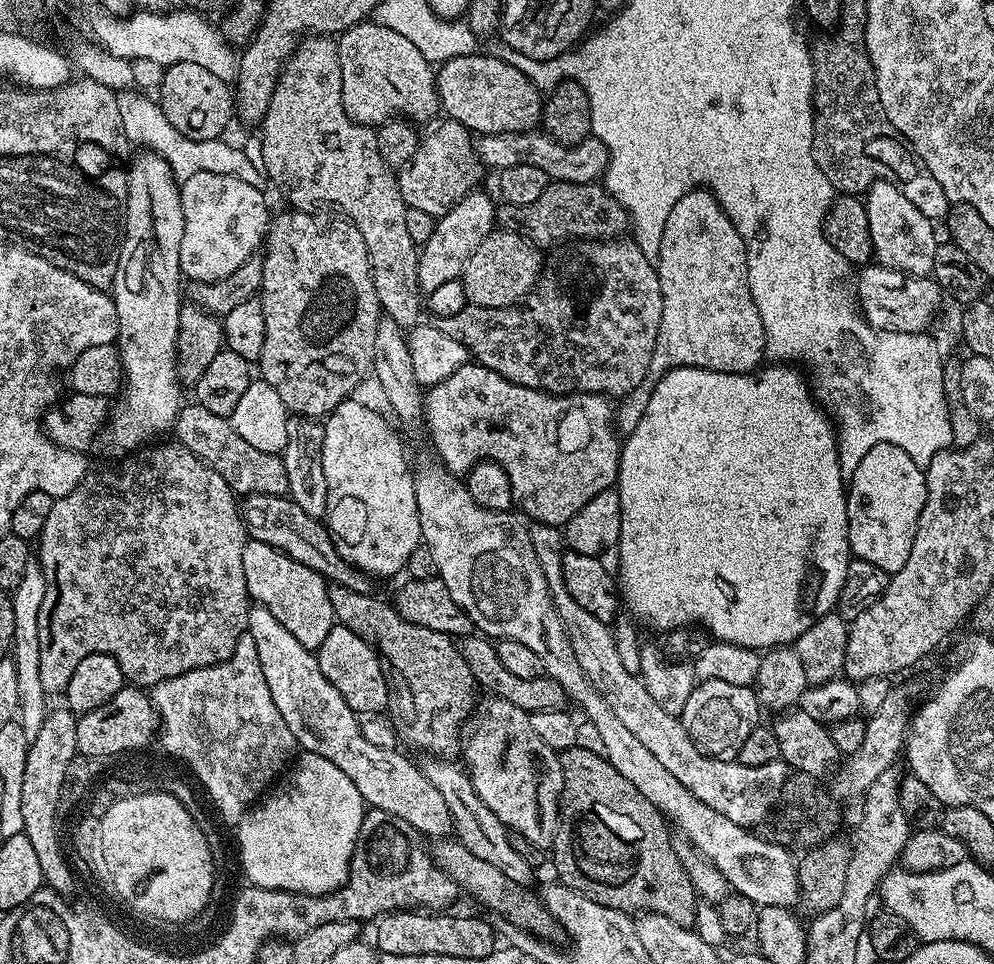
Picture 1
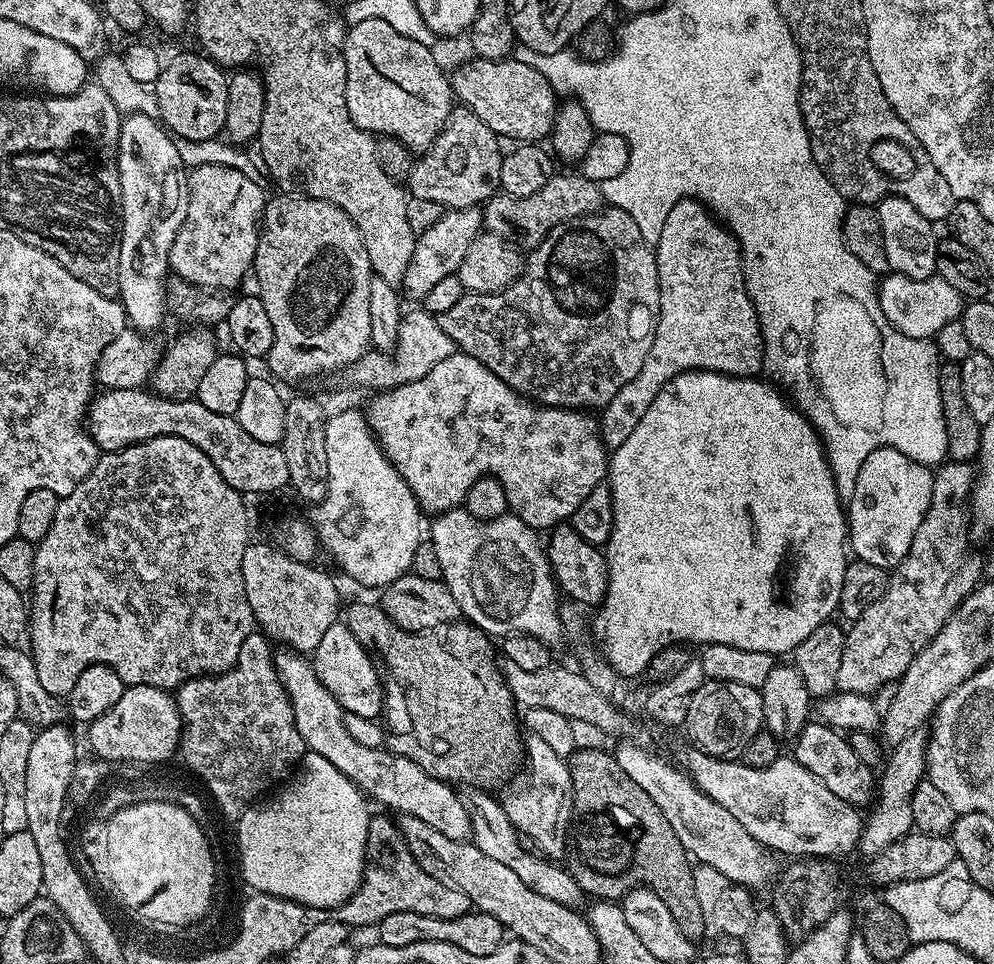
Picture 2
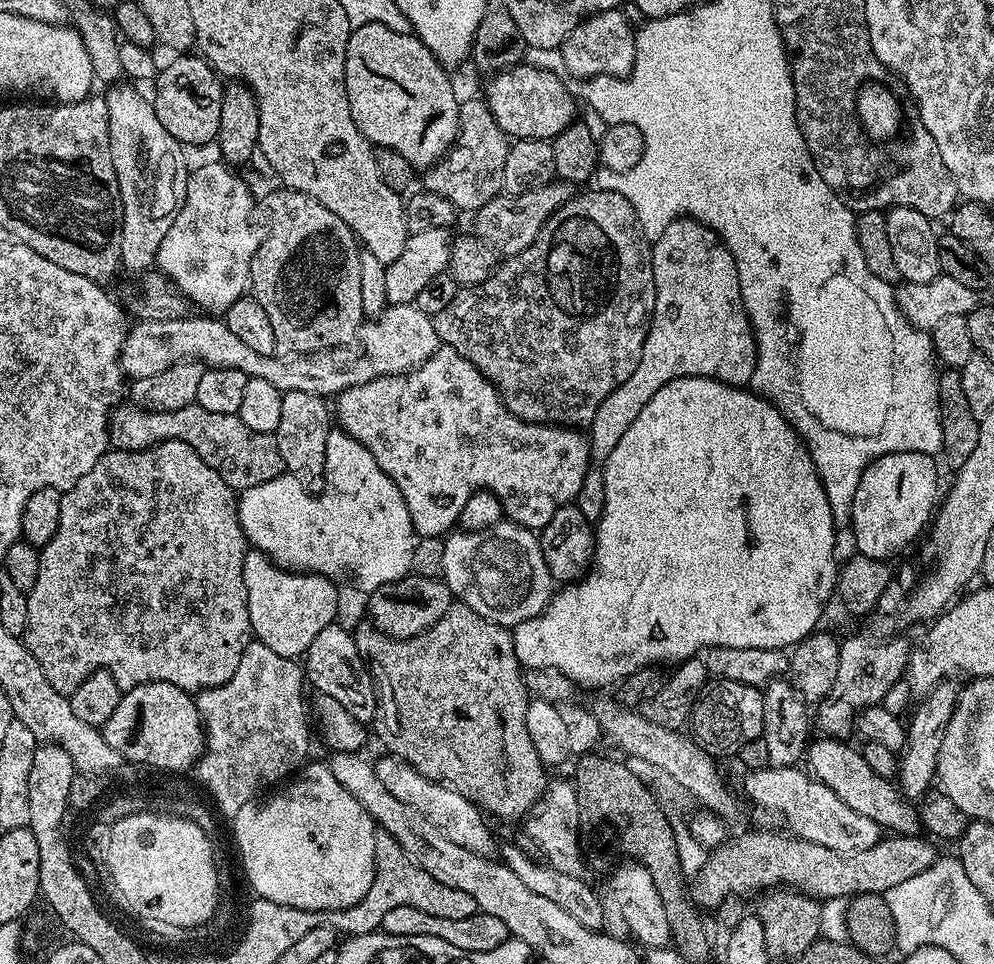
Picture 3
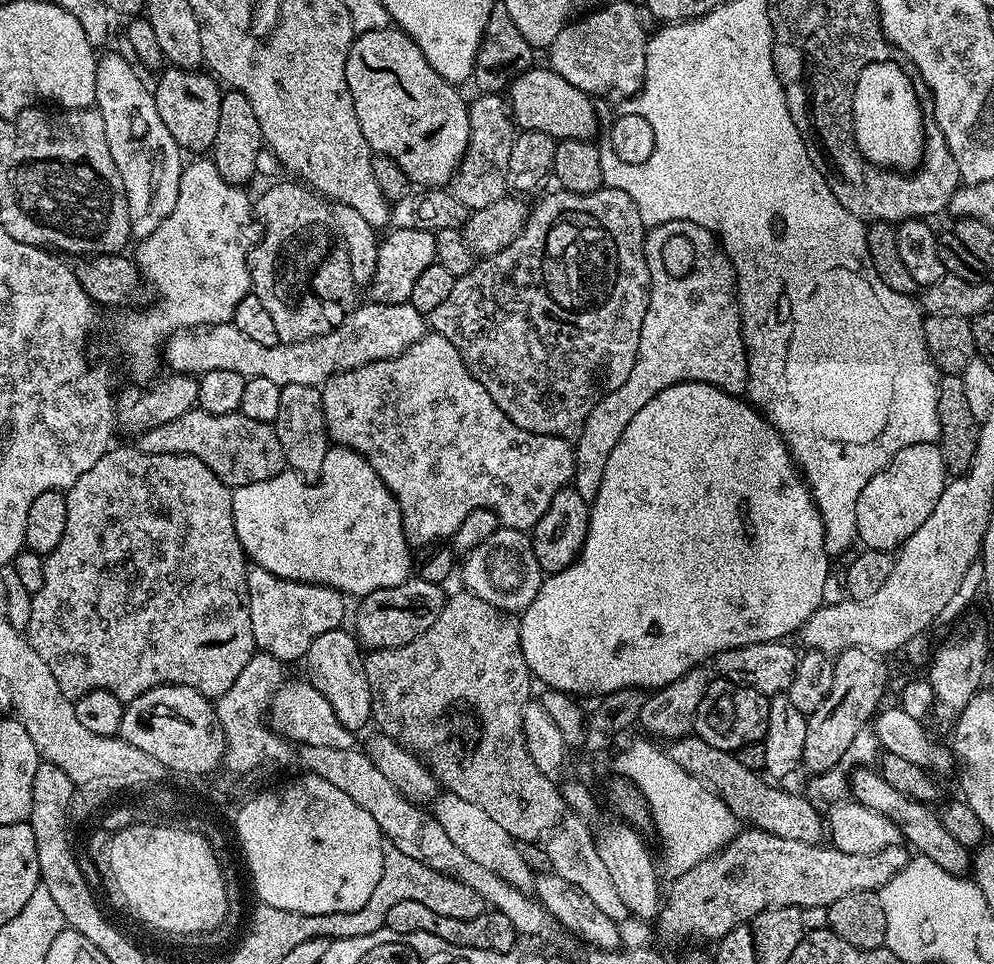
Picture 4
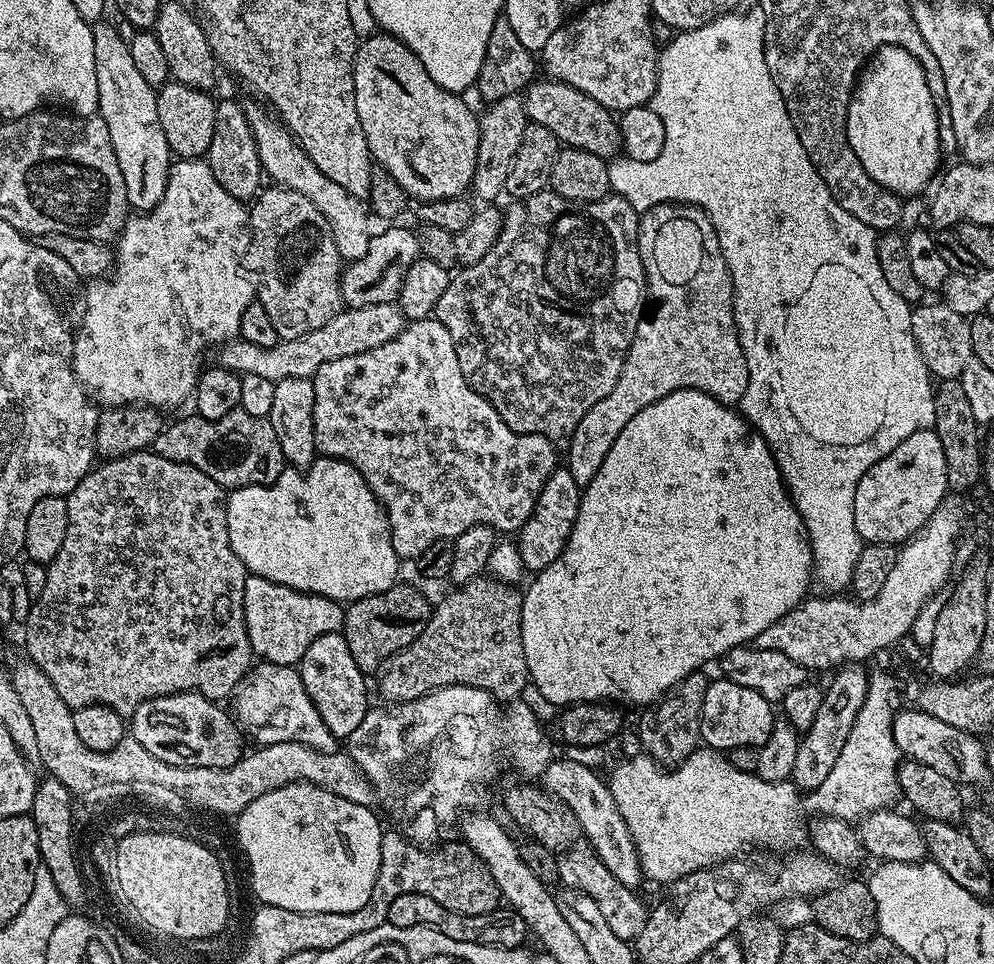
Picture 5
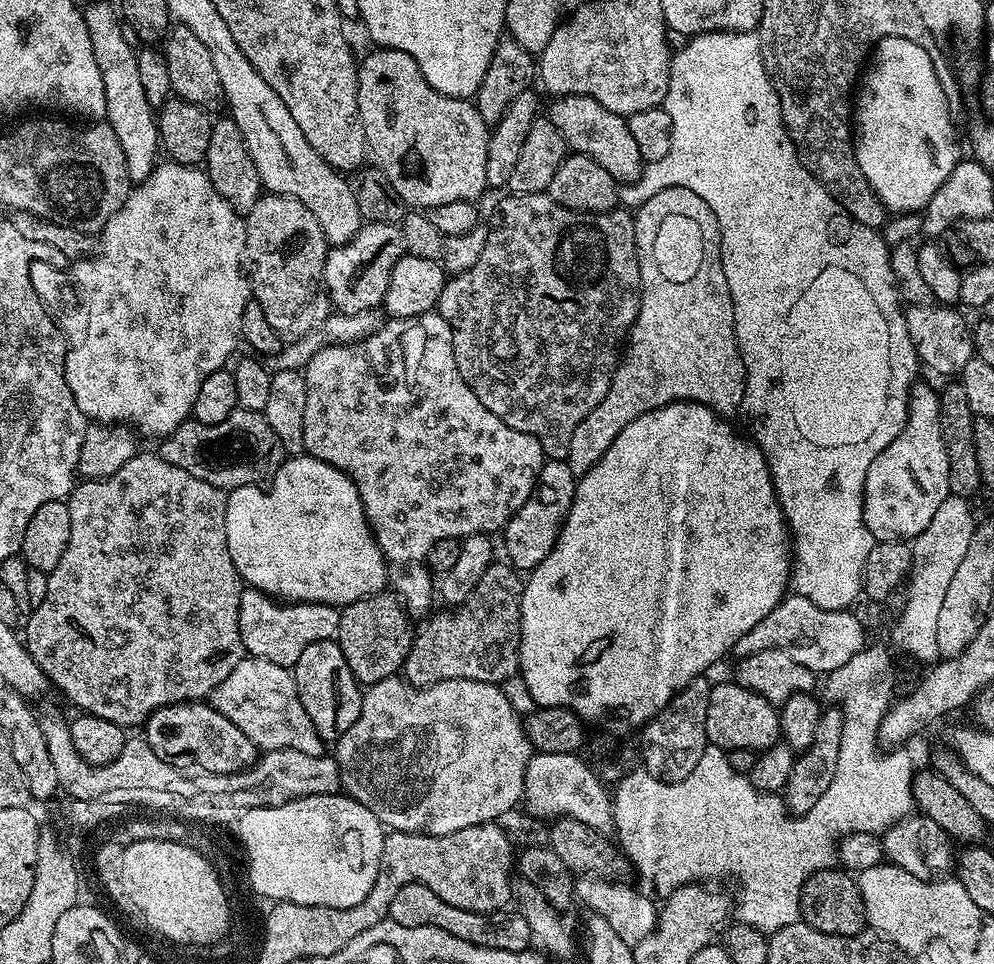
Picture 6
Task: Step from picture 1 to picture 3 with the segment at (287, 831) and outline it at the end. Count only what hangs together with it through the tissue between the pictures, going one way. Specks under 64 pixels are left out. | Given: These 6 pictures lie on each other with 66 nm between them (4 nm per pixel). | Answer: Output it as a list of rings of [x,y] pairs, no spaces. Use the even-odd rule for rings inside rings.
[[[305,763],[298,775],[289,779],[280,789],[281,792],[265,800],[255,798],[249,801],[230,820],[232,832],[236,835],[236,848],[244,863],[244,872],[252,883],[252,892],[259,899],[302,910],[333,912],[339,908],[352,908],[367,894],[374,882],[374,842],[378,831],[376,821],[364,809],[362,802],[358,802],[358,798],[354,798],[354,794],[350,794],[350,790],[346,790],[338,778],[334,778],[327,763]]]

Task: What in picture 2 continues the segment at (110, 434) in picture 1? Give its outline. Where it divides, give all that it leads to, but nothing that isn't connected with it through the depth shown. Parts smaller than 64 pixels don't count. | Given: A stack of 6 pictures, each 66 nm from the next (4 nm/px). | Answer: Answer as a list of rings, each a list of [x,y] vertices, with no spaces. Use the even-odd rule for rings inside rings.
[[[128,114],[121,119],[120,133],[118,134],[118,154],[116,155],[118,162],[118,174],[120,175],[120,257],[118,258],[118,286],[120,287],[120,295],[118,297],[124,306],[124,314],[127,323],[133,329],[139,330],[141,333],[147,334],[151,328],[159,326],[163,320],[166,320],[166,309],[164,307],[164,281],[170,275],[170,254],[174,246],[174,238],[178,234],[178,230],[182,230],[182,222],[186,218],[186,206],[188,205],[188,176],[186,175],[186,166],[180,157],[180,151],[177,143],[165,132],[159,123],[153,117],[141,116],[139,114]]]

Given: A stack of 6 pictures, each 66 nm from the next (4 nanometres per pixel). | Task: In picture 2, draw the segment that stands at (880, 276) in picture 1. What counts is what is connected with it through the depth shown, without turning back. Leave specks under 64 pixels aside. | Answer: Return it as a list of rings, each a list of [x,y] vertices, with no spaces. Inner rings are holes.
[[[892,272],[883,277],[884,281],[878,284],[878,299],[880,309],[889,324],[892,324],[906,338],[918,338],[919,340],[932,340],[951,320],[960,319],[964,310],[965,297],[950,286],[942,277],[933,274],[930,278],[906,278],[902,274]]]

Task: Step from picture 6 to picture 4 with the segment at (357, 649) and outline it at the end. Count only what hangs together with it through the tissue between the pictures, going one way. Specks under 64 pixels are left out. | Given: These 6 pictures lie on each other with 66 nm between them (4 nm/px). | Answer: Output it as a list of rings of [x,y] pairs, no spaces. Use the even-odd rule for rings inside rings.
[[[415,578],[403,580],[398,586],[386,590],[374,590],[359,601],[360,609],[356,612],[354,635],[365,649],[397,648],[414,642],[430,626],[434,626],[438,614],[446,599],[445,589],[434,582],[422,582]]]

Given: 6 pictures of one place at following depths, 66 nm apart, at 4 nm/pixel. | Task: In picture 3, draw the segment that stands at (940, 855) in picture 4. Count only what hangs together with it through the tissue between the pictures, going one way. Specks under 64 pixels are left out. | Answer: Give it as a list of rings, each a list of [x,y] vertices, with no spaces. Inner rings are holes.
[[[816,738],[808,745],[806,764],[811,775],[822,781],[850,810],[858,810],[858,814],[866,814],[866,818],[874,818],[881,829],[901,836],[914,836],[921,831],[922,823],[917,805],[907,799],[904,793],[892,780],[882,778],[882,774],[874,774],[866,763],[863,751],[859,747],[851,748],[840,738]]]

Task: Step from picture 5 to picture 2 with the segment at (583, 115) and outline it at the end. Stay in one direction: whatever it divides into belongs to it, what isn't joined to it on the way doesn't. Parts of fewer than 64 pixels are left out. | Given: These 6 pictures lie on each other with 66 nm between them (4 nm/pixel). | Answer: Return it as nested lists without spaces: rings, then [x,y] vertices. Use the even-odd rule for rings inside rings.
[[[515,58],[508,59],[508,66],[498,66],[498,72],[502,74],[502,84],[500,84],[500,96],[496,98],[496,110],[490,110],[490,130],[494,130],[497,137],[505,141],[516,140],[512,142],[540,142],[543,141],[543,136],[544,139],[551,137],[552,127],[556,121],[558,97],[550,82],[546,82],[546,78],[538,74],[534,66],[526,66],[526,62],[518,62]]]

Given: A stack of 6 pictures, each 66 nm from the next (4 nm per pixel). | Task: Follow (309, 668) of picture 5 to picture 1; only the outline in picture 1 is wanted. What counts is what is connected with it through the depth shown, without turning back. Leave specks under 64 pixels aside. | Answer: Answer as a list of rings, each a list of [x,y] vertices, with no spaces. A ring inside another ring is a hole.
[[[339,622],[333,624],[330,634],[322,641],[322,646],[315,649],[318,666],[327,681],[342,694],[342,698],[357,714],[380,714],[390,704],[390,680],[386,675],[385,665],[375,650],[369,646],[354,630],[342,626]]]

